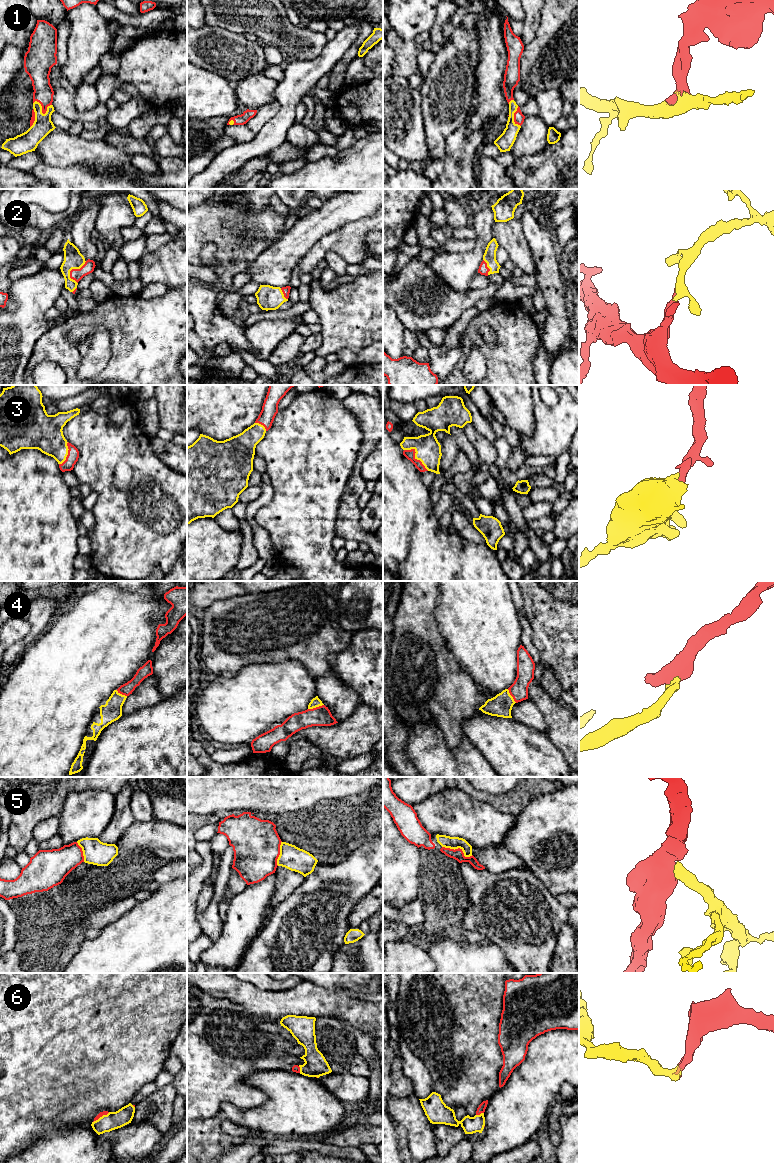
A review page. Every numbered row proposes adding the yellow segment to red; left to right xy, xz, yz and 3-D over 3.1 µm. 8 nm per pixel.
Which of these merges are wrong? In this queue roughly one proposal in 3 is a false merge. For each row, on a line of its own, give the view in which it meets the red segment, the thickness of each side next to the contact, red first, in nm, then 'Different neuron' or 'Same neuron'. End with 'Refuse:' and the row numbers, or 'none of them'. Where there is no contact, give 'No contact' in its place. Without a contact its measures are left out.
1: Touches red in xy. Thickness 160 nm (red) against 160 nm. Same neuron
2: Touches red in xy. Thickness 100 nm (red) against 160 nm. Same neuron
3: Touches red in yz. Thickness 80 nm (red) against 200 nm. Same neuron
4: Touches red in xz. Thickness 160 nm (red) against 80 nm. Same neuron
5: Touches red in yz. Thickness 90 nm (red) against 100 nm. Different neuron
6: Touches red in xy. Thickness 40 nm (red) against 140 nm. Same neuron
Refuse: 5

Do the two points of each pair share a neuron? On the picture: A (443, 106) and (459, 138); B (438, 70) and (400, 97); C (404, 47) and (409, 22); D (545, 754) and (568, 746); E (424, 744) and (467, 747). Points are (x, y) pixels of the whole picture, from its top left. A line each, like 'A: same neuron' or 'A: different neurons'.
A: different neurons
B: different neurons
C: different neurons
D: different neurons
E: same neuron

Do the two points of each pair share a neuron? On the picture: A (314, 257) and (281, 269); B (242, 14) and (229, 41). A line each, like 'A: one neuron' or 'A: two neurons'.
A: two neurons
B: two neurons

